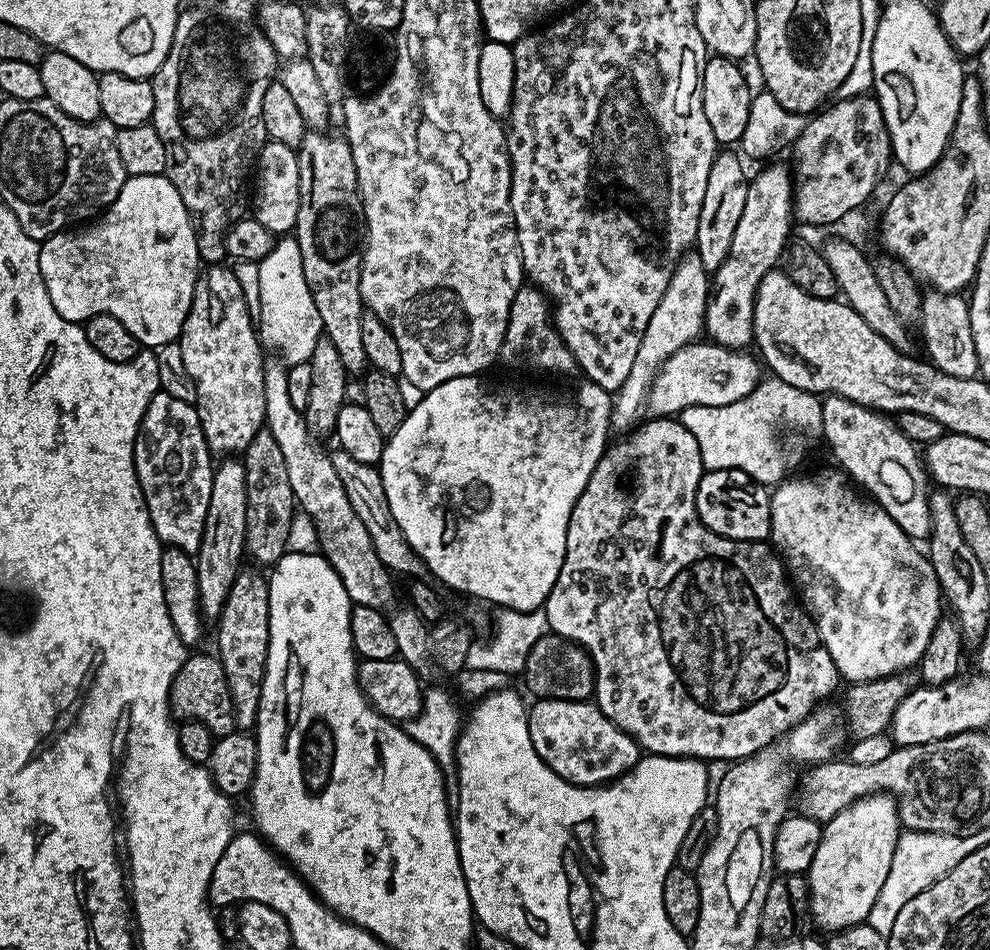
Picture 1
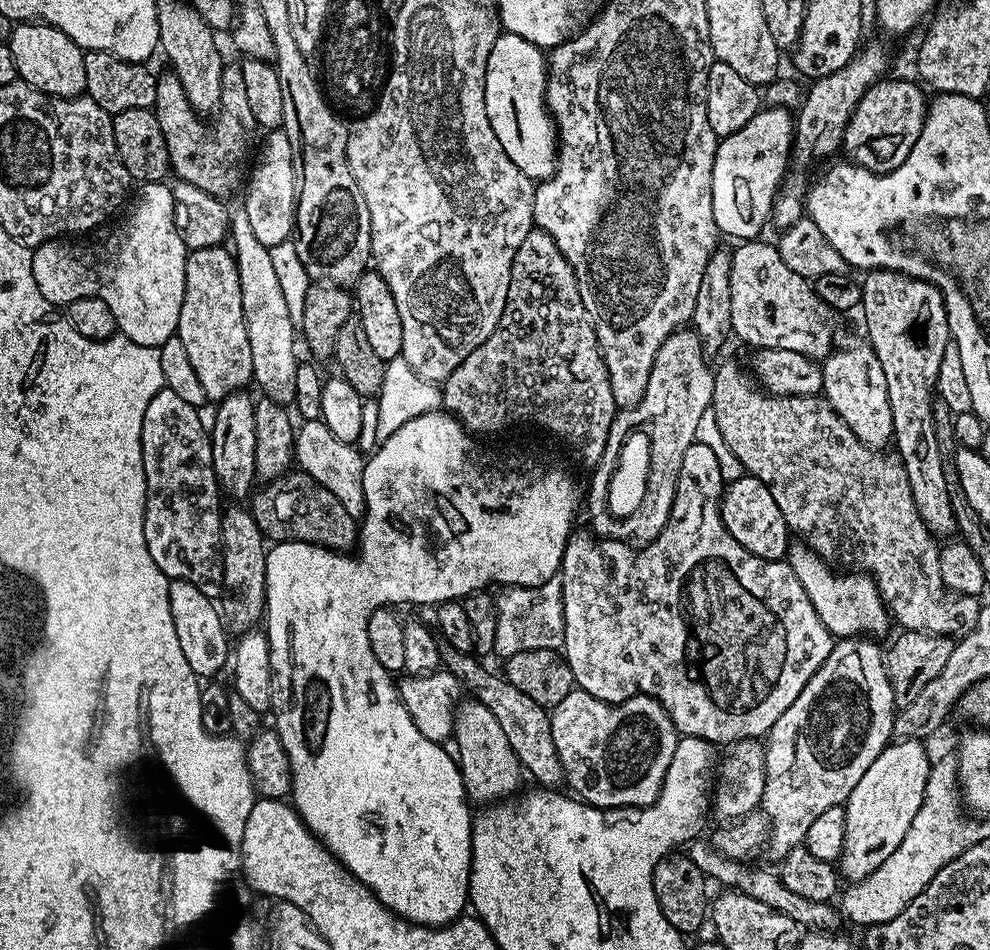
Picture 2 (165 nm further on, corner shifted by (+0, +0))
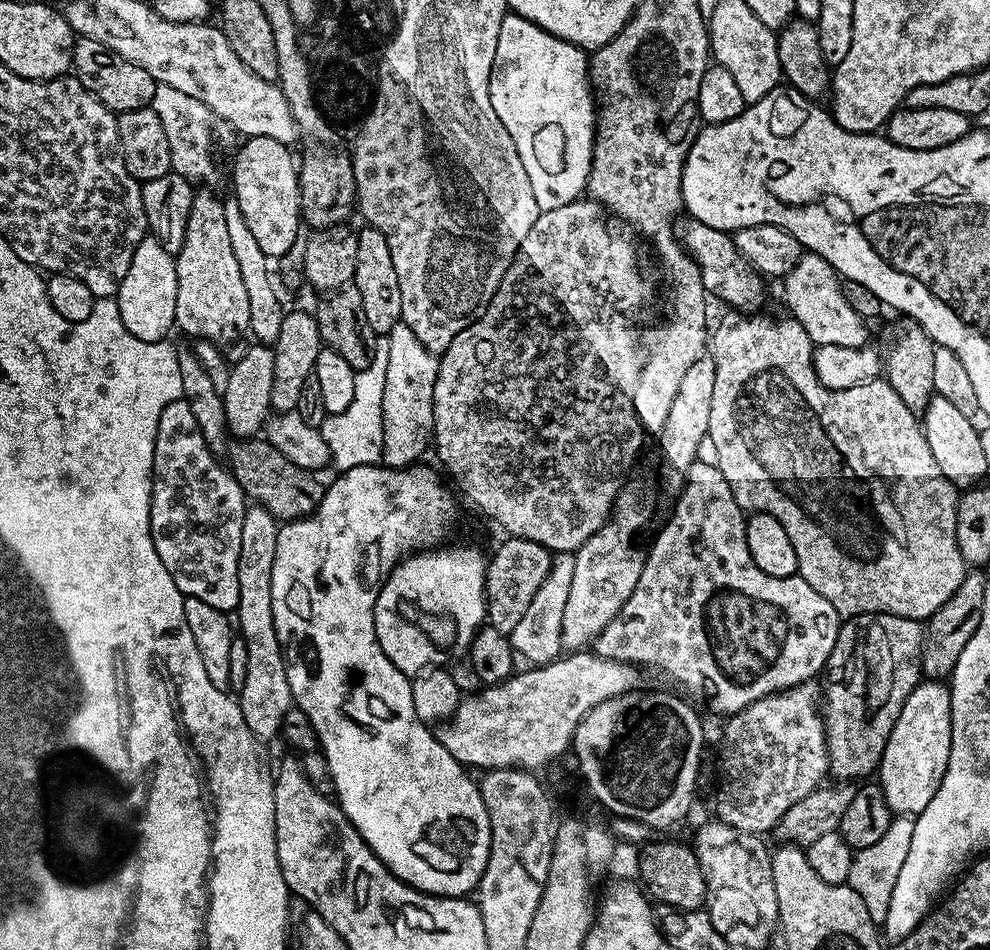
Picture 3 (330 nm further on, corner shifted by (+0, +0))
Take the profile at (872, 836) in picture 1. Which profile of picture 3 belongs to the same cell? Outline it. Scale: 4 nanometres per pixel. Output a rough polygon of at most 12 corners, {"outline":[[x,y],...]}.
{"outline":[[947,683],[912,689],[878,787],[894,814],[938,794],[952,749]]}

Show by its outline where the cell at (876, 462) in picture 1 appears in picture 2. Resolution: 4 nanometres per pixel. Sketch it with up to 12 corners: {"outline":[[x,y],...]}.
{"outline":[[867,339],[822,361],[823,399],[866,446],[893,443],[886,375]]}

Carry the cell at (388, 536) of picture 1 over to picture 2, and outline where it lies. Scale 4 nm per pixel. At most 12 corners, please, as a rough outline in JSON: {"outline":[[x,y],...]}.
{"outline":[[324,425],[296,428],[299,471],[365,511],[365,457]]}

